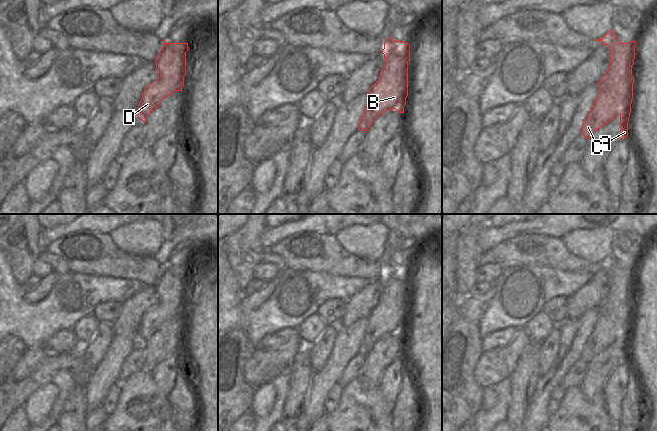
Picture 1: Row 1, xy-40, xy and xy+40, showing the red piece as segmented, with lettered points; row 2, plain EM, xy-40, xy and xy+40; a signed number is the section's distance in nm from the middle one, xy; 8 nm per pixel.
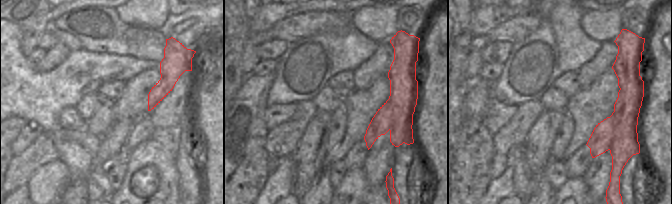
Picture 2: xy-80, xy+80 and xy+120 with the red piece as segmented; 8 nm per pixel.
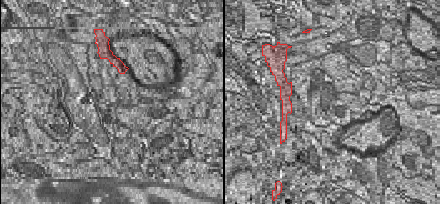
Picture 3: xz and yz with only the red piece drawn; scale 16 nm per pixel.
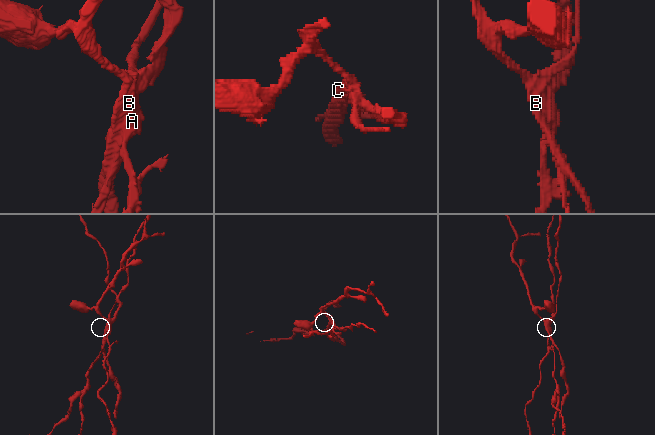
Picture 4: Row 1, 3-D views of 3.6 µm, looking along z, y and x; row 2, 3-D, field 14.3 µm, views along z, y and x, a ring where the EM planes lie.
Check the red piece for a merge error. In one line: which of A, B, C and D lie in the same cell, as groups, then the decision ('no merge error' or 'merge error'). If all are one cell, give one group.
A / B C D; merge error

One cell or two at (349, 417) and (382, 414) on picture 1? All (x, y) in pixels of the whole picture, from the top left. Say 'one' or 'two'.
one

